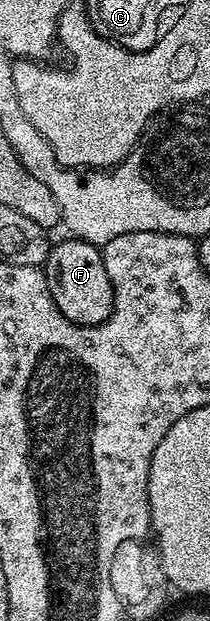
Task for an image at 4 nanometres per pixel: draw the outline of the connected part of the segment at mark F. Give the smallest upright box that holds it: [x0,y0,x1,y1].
[45,236,115,328]

